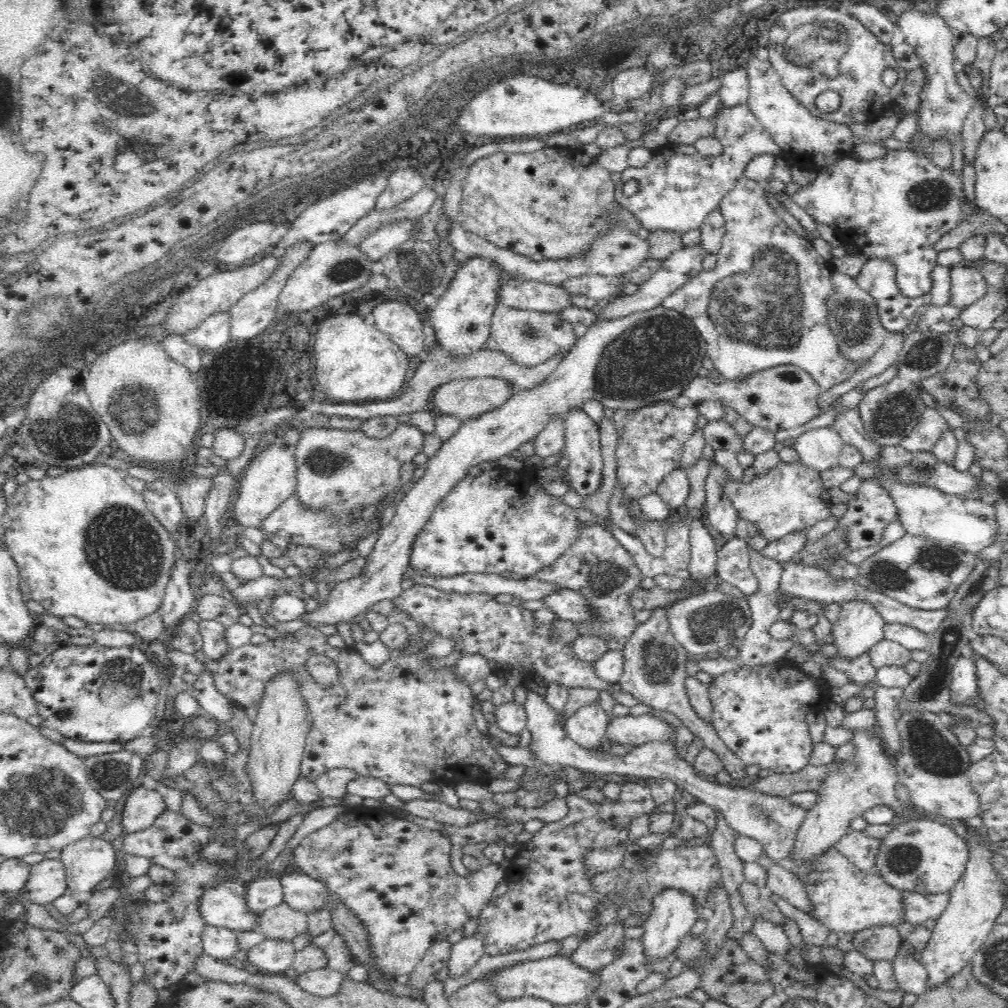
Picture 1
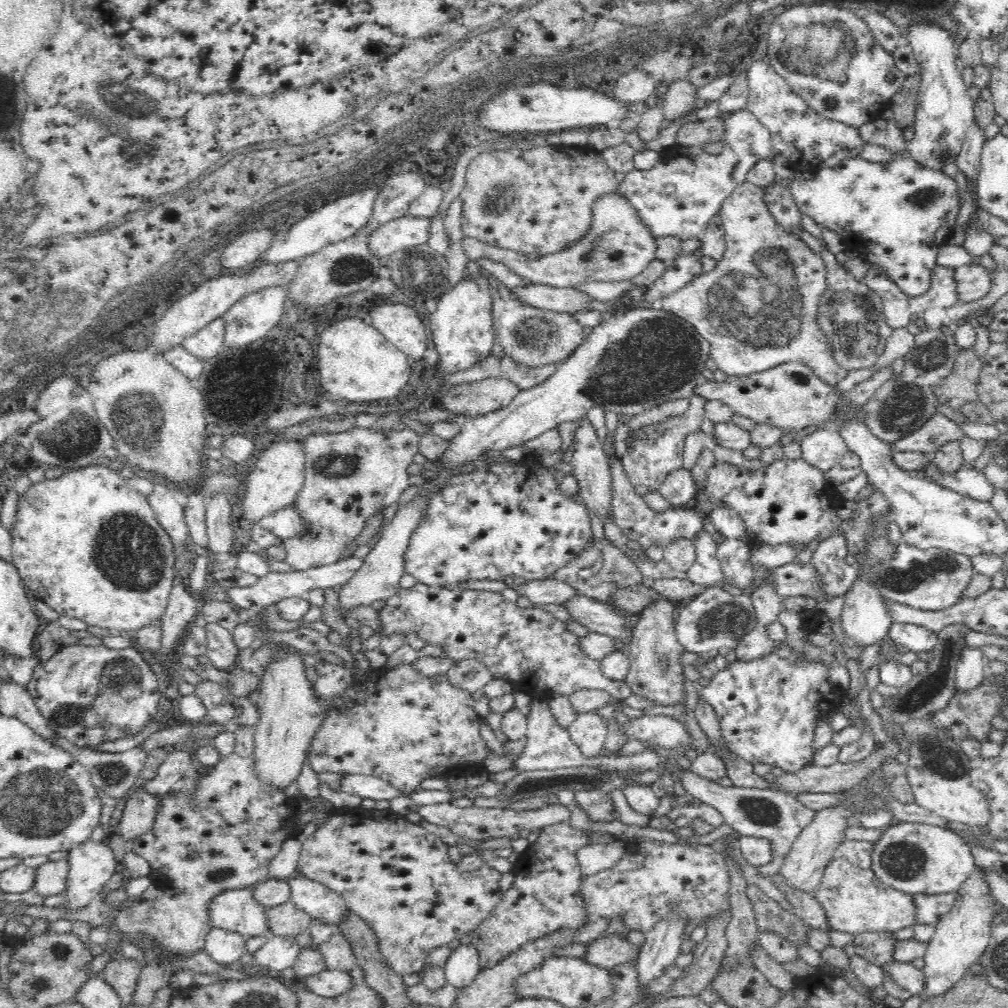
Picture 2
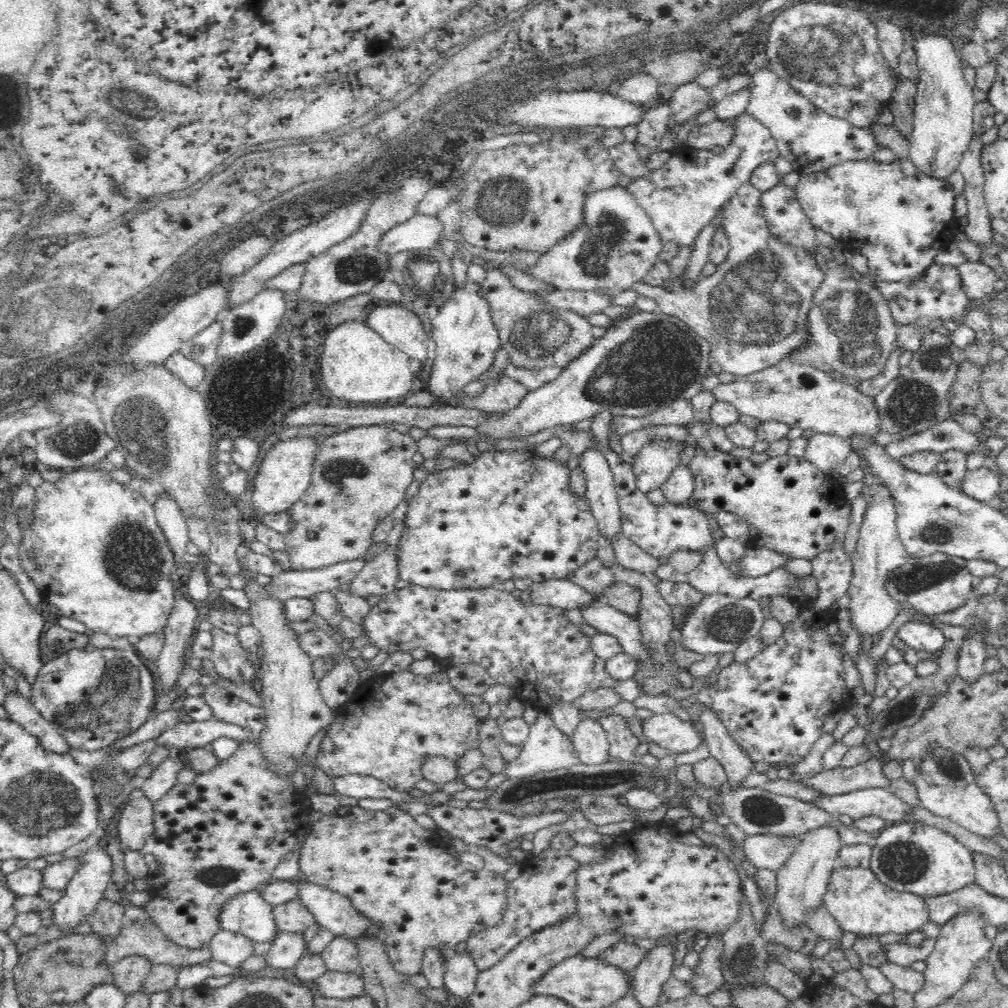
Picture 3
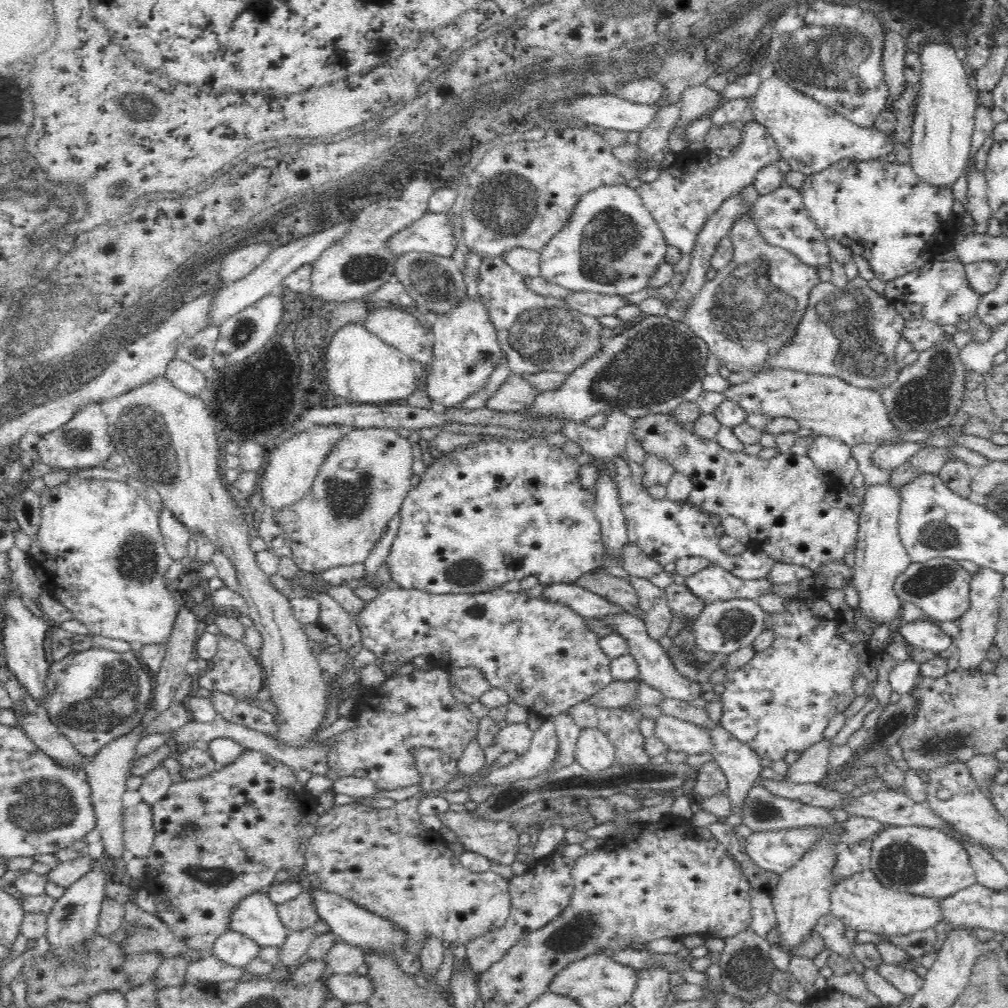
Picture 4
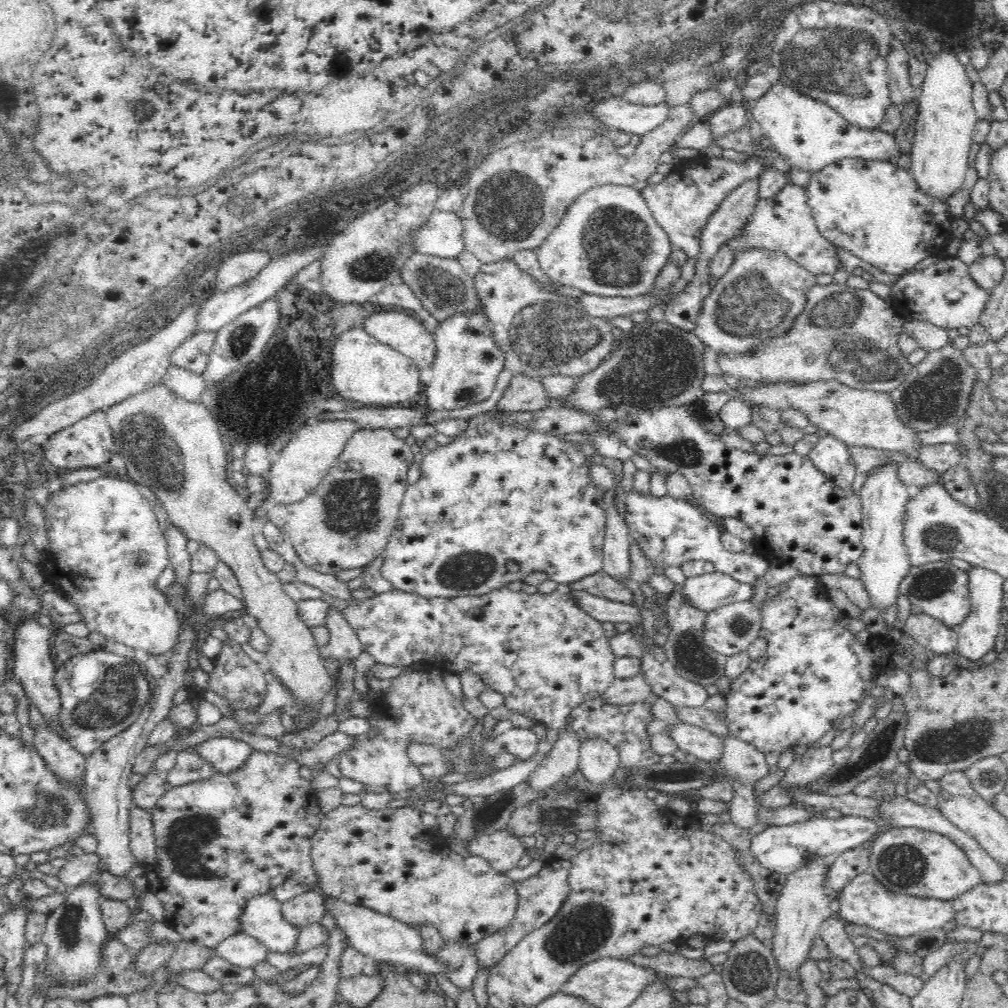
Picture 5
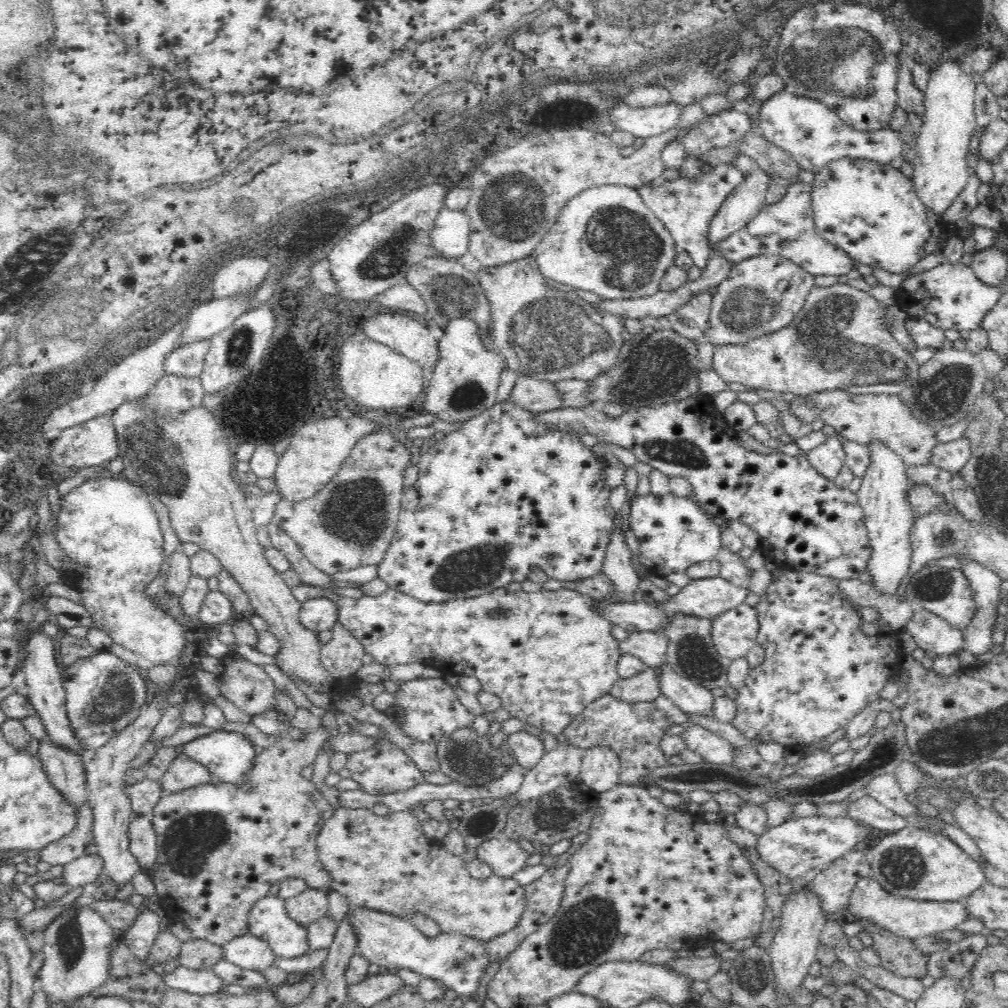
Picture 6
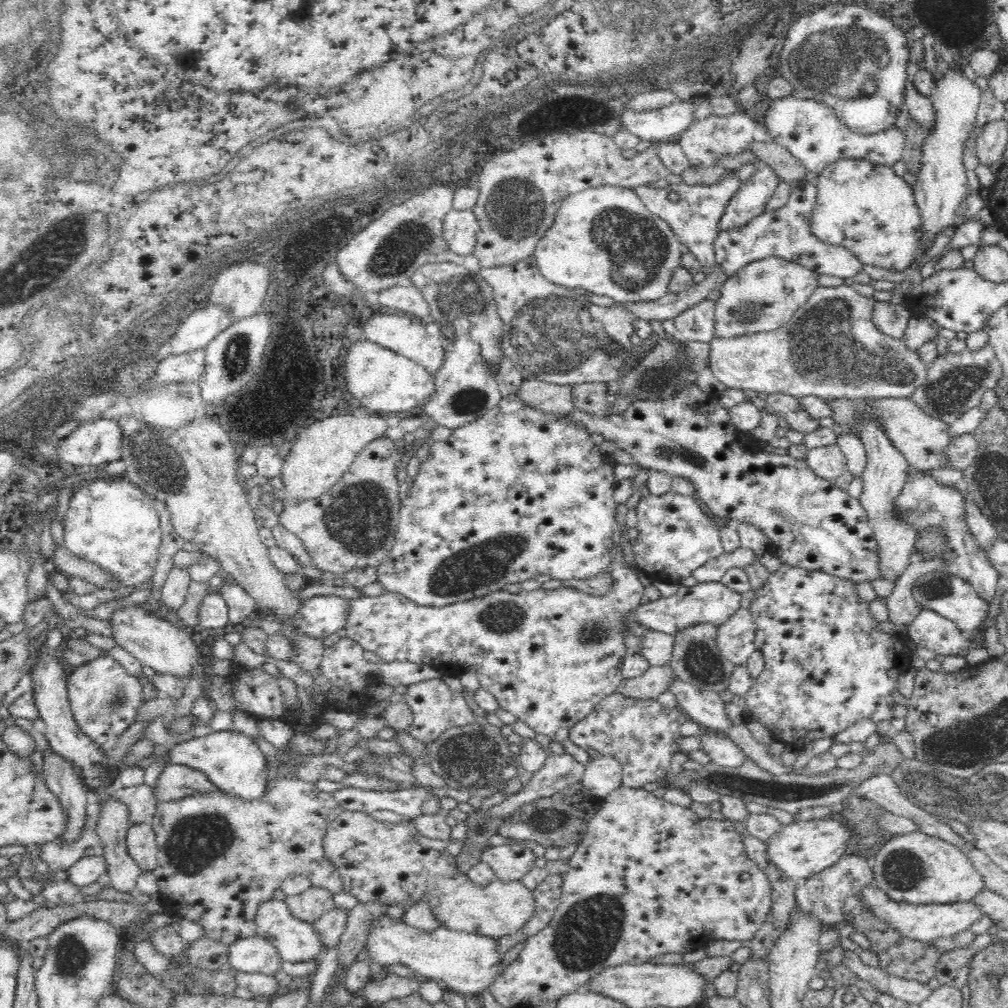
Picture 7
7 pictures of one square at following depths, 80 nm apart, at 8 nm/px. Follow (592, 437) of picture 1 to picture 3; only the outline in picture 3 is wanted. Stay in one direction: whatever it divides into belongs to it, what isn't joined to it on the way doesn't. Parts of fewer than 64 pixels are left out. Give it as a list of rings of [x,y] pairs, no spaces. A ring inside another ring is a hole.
[[[594,446],[580,456],[579,467],[587,479],[586,500],[590,503],[599,531],[608,540],[620,536],[620,505],[606,456]]]

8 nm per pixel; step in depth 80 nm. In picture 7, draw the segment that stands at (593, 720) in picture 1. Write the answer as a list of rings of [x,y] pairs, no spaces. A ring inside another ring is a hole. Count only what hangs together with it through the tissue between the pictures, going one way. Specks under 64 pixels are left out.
[[[612,756],[590,758],[585,765],[580,785],[588,788],[594,798],[603,800],[622,786],[623,768]]]

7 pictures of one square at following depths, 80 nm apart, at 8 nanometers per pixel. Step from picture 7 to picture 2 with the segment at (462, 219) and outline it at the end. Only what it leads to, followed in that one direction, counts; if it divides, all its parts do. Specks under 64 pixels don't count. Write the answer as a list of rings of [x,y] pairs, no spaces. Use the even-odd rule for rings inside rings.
[[[414,216],[392,220],[373,233],[368,247],[378,259],[385,260],[400,250],[427,244],[430,238],[430,220]]]

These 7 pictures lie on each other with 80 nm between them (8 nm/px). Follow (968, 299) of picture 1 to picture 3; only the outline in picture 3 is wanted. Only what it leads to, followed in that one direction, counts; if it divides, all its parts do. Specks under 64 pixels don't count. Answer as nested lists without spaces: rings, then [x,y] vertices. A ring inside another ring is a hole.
[[[964,262],[959,267],[962,278],[962,289],[972,300],[984,298],[987,294],[992,294],[998,287],[999,277],[996,272],[980,262]]]

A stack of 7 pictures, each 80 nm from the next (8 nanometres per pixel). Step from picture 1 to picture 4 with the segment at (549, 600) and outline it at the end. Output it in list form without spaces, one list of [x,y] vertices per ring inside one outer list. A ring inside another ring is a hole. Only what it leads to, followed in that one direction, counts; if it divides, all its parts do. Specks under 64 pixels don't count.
[[[626,612],[624,614],[614,614],[614,616],[611,616],[611,614],[610,616],[602,616],[600,619],[608,624],[608,626],[614,628],[615,632],[620,633],[628,641],[630,654],[636,659],[639,667],[640,681],[660,691],[668,699],[692,702],[692,700],[703,698],[705,693],[701,690],[701,684],[696,683],[694,680],[681,677],[675,670],[673,662],[670,661],[664,648],[646,632],[646,623],[644,623],[644,620],[642,621],[636,615]]]

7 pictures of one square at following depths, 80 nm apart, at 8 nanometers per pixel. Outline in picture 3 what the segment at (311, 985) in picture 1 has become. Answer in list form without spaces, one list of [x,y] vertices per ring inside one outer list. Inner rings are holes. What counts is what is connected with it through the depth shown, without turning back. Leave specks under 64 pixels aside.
[[[326,971],[311,984],[318,995],[330,999],[358,998],[365,992],[363,977],[354,972]]]

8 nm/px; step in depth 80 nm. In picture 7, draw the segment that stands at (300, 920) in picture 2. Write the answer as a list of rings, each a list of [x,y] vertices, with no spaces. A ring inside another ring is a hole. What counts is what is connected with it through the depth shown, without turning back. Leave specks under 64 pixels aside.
[[[310,887],[300,894],[288,895],[284,901],[294,917],[311,924],[335,907],[334,893],[320,887]]]

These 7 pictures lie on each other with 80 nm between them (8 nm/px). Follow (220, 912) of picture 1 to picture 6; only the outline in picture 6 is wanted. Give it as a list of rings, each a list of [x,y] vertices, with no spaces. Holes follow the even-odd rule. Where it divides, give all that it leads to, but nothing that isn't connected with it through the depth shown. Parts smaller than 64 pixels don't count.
[[[275,892],[254,904],[248,926],[250,933],[270,945],[276,957],[292,959],[311,952],[308,929],[290,918],[285,900]]]

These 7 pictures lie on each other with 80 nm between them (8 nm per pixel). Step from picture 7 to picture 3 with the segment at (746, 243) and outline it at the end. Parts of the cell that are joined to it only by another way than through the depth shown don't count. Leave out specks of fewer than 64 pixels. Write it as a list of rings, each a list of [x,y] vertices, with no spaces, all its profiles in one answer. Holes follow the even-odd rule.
[[[779,183],[763,191],[760,206],[772,236],[784,244],[804,249],[810,257],[815,257],[816,247],[820,246],[816,240],[816,230],[804,213],[794,188]]]

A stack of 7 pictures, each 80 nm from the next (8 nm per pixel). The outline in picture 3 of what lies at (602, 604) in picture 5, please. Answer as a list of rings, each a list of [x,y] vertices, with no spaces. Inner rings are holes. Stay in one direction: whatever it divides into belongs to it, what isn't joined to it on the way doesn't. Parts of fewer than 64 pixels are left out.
[[[568,579],[534,582],[528,590],[531,590],[532,603],[568,610],[584,610],[598,599]]]

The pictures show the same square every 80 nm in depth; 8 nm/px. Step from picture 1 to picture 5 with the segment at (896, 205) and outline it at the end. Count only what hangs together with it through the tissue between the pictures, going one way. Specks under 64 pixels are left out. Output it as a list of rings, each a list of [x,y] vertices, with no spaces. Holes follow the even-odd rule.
[[[859,158],[838,160],[811,174],[805,189],[807,204],[822,237],[888,274],[902,276],[928,257],[944,256],[950,240],[954,238],[951,226],[956,218],[948,212],[948,201],[936,201],[922,194],[911,171],[899,168],[890,161]]]

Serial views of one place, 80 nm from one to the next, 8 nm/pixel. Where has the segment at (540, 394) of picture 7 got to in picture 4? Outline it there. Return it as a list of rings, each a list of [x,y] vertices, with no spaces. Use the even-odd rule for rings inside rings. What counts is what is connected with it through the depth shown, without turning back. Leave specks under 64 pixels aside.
[[[510,373],[504,384],[496,390],[496,394],[486,402],[486,407],[500,412],[518,412],[530,408],[532,400],[536,400],[539,390],[524,379],[522,375]]]

